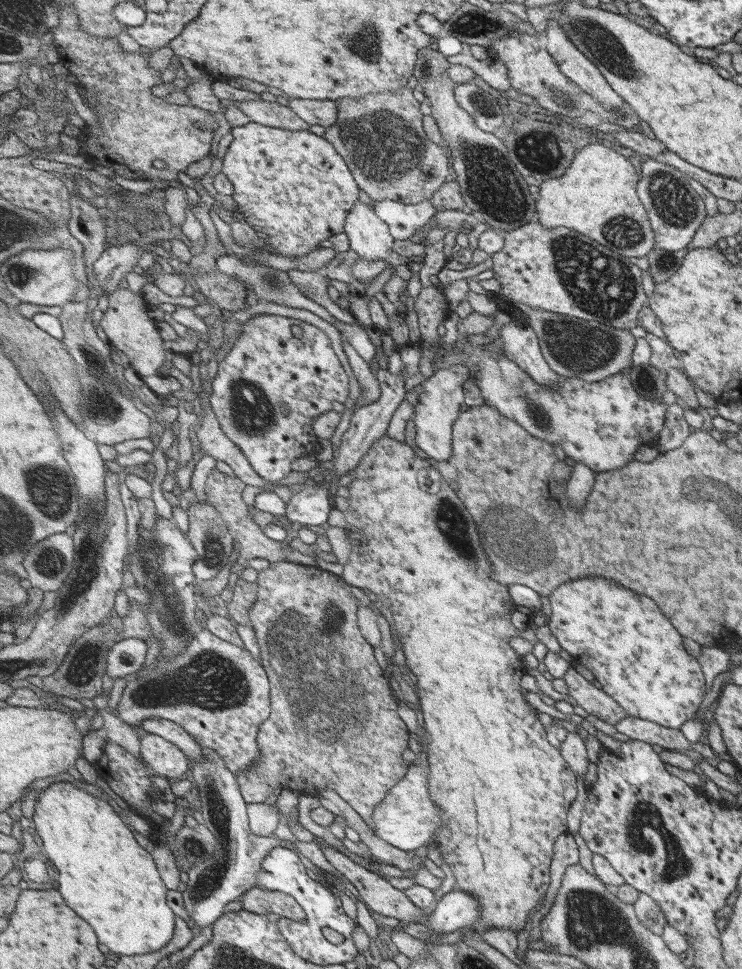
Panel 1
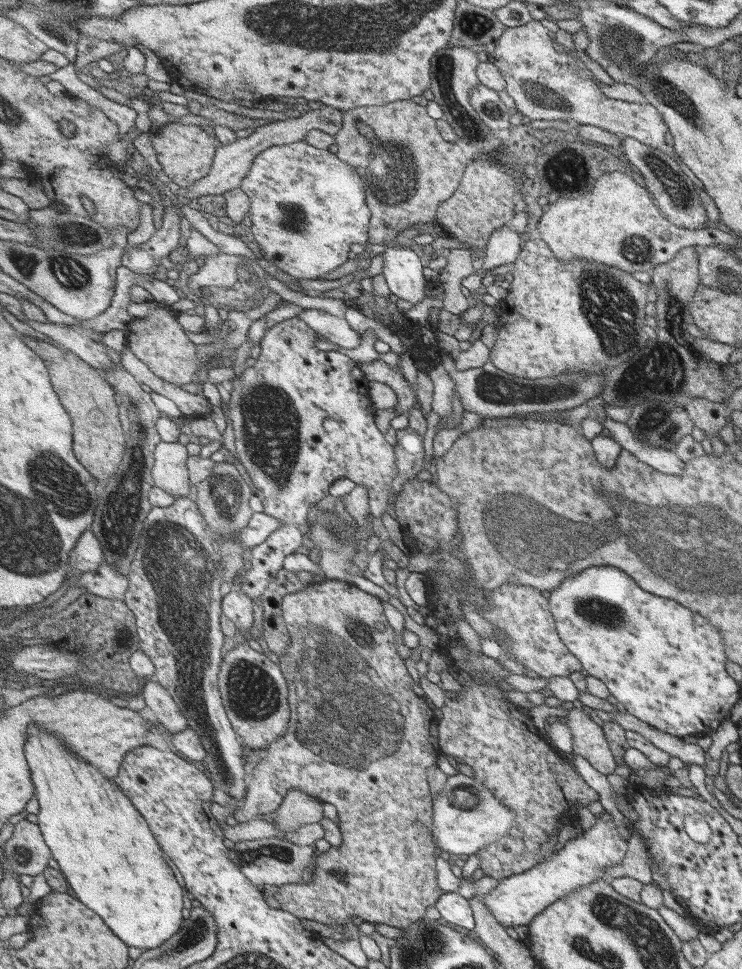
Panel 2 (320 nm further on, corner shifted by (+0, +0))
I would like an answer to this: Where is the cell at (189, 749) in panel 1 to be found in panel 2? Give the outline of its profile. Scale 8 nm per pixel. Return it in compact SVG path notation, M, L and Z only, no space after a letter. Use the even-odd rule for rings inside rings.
M155 679L145 680L140 693L143 696L145 706L152 710L157 721L168 732L174 734L189 727L188 718L176 703L173 695Z

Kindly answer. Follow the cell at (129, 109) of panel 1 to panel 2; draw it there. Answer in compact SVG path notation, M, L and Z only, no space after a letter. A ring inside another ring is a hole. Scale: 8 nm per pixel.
M182 122L165 125L154 135L152 144L163 172L182 188L193 186L211 173L217 149L222 146L209 126Z

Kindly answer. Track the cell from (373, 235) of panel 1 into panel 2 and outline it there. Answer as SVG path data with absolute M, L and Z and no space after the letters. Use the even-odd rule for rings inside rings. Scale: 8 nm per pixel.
M385 242L388 249L381 254L384 260L383 275L393 294L417 306L427 298L429 284L423 274L421 257L411 247L399 247L395 242Z

